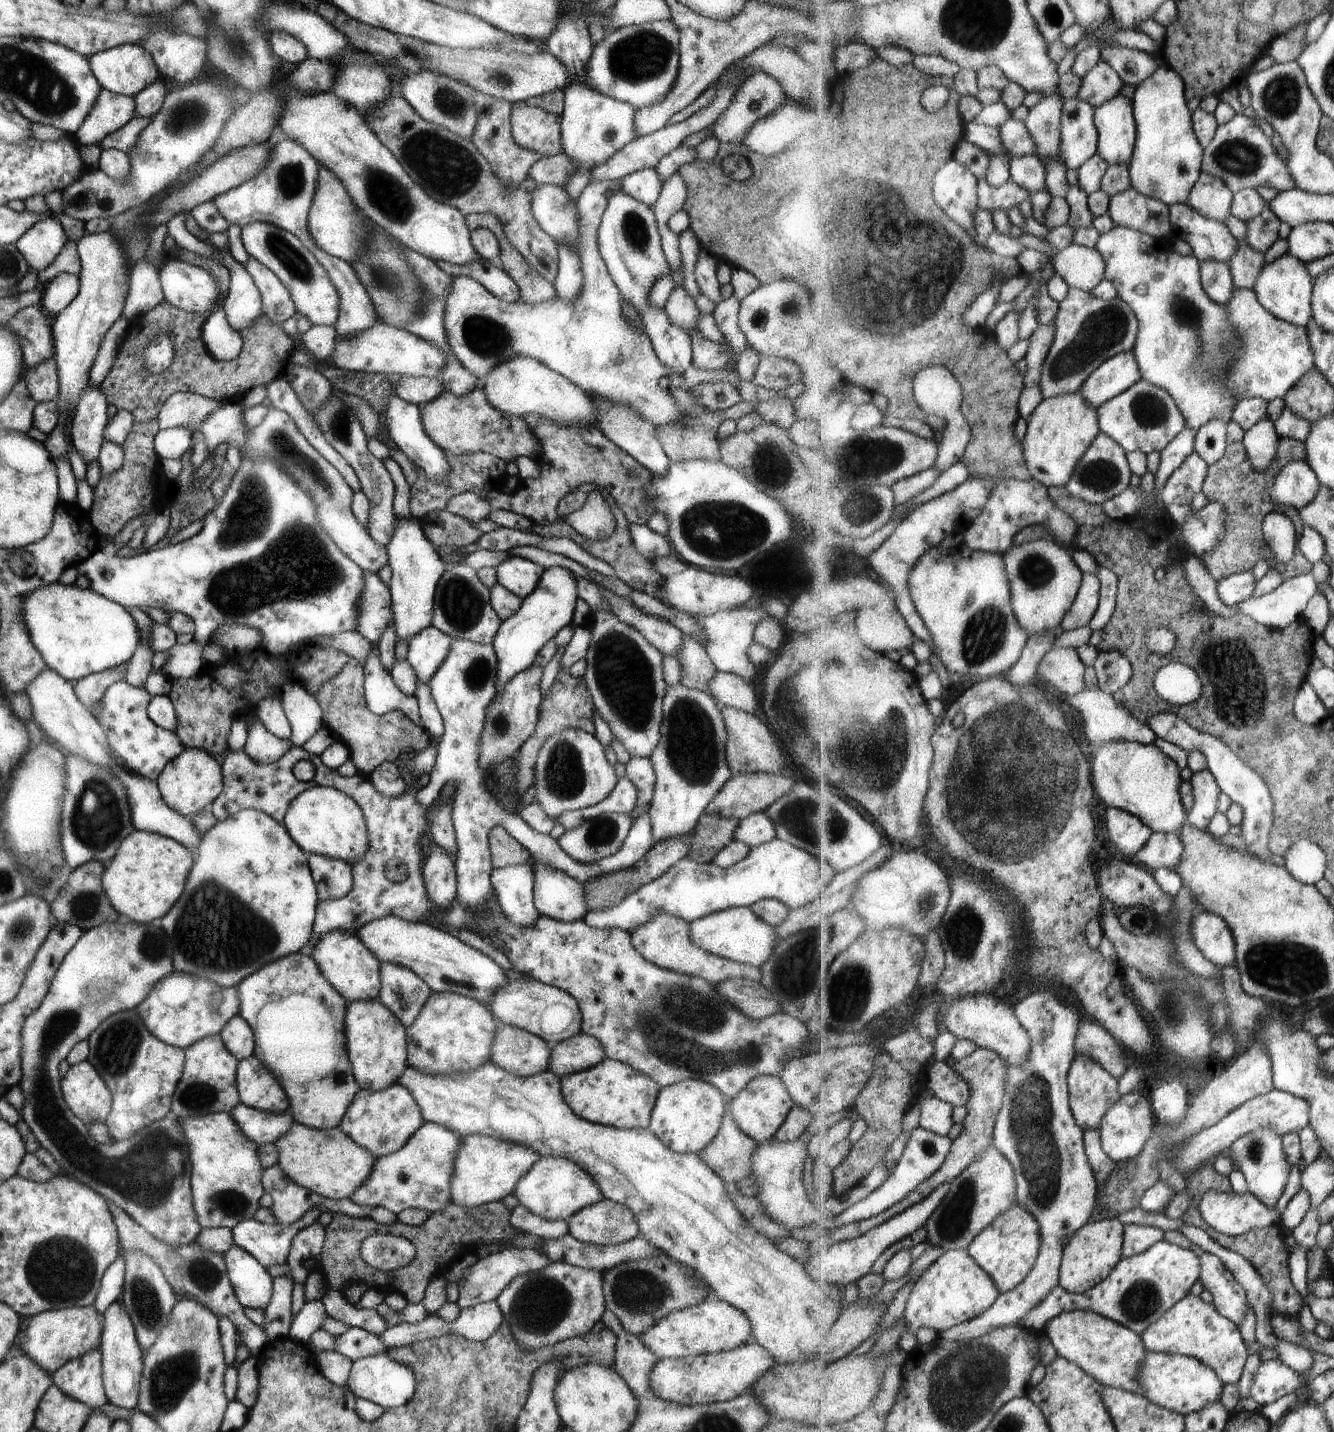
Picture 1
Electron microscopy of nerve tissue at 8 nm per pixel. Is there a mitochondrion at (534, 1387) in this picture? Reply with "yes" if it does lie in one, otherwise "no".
no

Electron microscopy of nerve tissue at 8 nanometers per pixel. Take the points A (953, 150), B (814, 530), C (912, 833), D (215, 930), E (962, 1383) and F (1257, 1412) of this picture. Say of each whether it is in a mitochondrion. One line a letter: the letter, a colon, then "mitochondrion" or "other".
A: other
B: other
C: other
D: mitochondrion
E: mitochondrion
F: other

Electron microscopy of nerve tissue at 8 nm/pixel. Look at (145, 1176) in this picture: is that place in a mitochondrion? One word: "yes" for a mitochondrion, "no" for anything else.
yes

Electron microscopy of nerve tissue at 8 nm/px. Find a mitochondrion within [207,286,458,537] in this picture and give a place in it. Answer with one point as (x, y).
(282, 443)

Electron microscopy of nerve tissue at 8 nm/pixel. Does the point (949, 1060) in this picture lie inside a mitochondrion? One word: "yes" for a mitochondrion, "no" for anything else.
no

